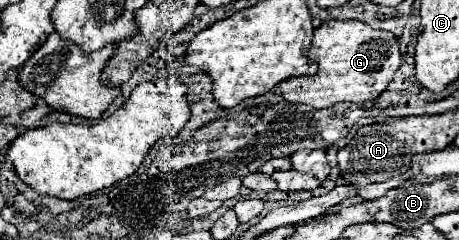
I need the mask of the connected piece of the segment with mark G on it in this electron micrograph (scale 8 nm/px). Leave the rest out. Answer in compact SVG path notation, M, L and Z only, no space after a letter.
M325 20L315 28L309 58L319 64L315 76L293 76L279 84L285 100L309 104L317 110L331 108L337 102L371 102L391 82L399 68L399 42L391 32L375 30L359 20Z

